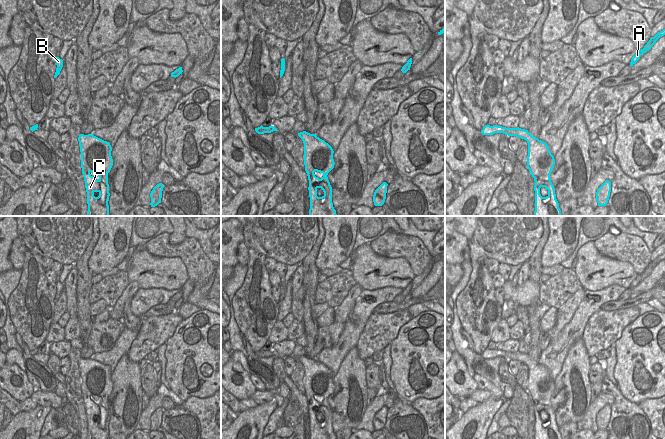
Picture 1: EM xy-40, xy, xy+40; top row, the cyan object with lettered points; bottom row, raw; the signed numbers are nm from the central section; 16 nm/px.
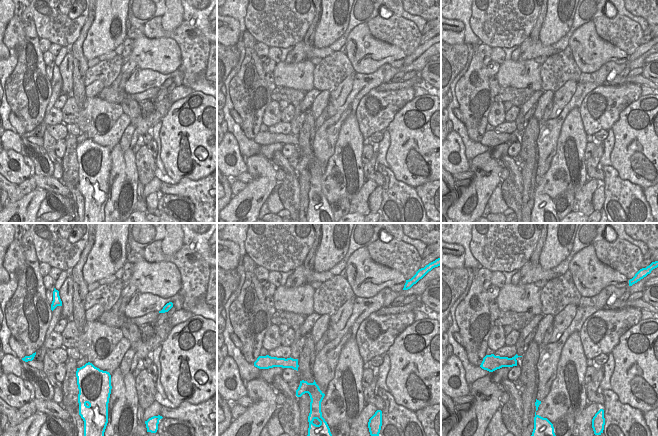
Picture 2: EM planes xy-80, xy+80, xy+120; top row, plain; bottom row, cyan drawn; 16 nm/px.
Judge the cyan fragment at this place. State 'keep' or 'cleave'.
cleave

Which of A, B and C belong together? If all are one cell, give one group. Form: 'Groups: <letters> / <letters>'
Groups: A C / B.

